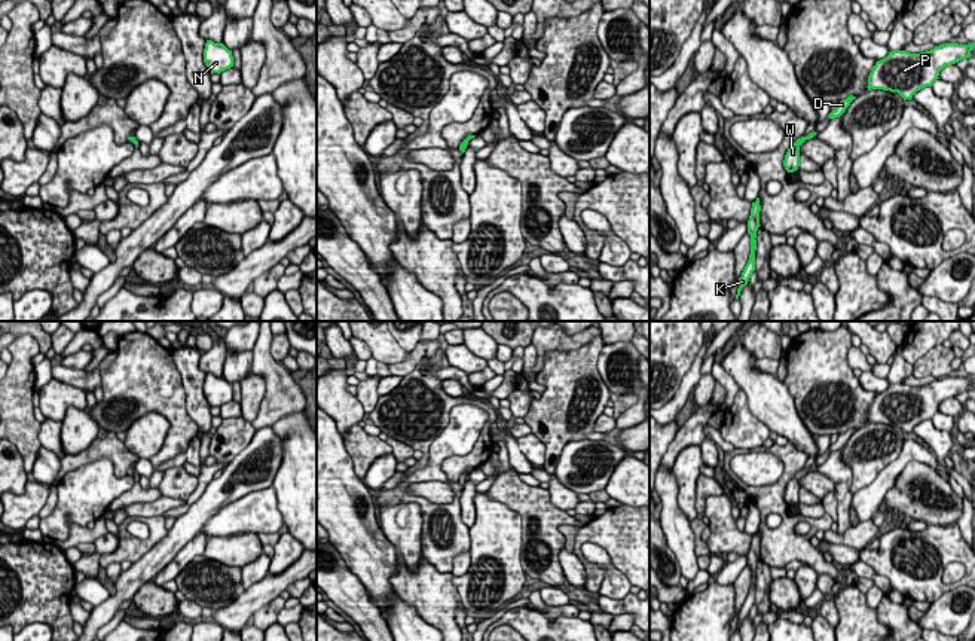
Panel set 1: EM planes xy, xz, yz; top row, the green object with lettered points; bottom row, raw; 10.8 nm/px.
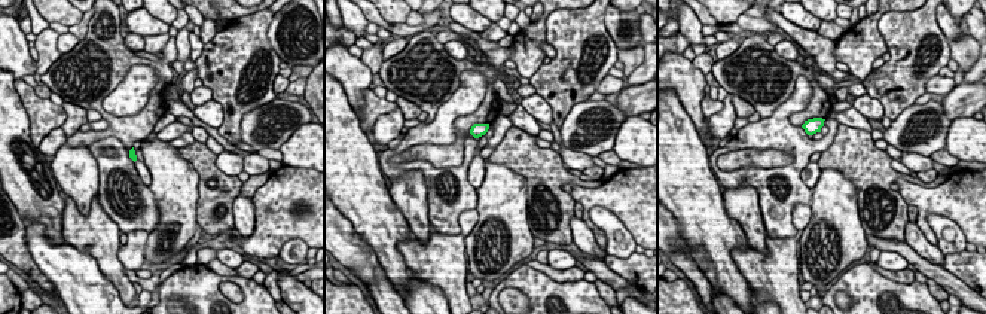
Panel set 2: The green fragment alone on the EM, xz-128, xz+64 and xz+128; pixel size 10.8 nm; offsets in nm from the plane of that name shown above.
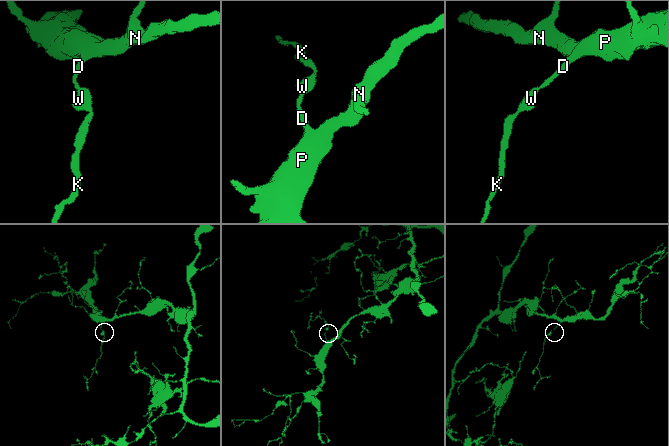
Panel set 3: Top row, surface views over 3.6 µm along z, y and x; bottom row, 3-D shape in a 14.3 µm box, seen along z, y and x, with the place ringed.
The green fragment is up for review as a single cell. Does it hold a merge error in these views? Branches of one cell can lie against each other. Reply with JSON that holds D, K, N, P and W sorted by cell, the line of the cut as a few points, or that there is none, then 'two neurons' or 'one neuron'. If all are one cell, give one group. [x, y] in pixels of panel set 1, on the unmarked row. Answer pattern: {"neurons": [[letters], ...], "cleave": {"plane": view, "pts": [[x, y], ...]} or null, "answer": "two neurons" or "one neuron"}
{"neurons": [["D", "K", "N", "P", "W"]], "cleave": null, "answer": "one neuron"}

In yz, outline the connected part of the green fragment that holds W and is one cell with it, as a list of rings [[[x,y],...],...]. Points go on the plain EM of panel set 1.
[[[810,466],[807,470],[798,471],[786,485],[783,500],[788,506],[794,506],[800,500],[800,479],[816,468],[817,466]]]

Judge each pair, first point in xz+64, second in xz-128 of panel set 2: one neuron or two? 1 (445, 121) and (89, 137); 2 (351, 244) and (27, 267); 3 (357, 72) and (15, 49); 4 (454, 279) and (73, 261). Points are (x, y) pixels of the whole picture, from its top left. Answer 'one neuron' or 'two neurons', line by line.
1: two neurons
2: one neuron
3: one neuron
4: two neurons

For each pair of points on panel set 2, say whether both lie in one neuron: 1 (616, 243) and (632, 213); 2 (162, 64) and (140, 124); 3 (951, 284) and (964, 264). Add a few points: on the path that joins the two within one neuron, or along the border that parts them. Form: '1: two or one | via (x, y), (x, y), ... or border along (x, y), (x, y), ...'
1: two | border along (595, 207), (601, 206), (610, 210), (638, 244)
2: one | via (164, 79), (155, 94), (153, 109)
3: two | border along (942, 267), (970, 287)

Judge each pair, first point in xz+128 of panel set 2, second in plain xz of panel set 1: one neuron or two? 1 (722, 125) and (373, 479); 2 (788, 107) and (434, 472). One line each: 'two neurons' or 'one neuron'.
1: one neuron
2: one neuron

